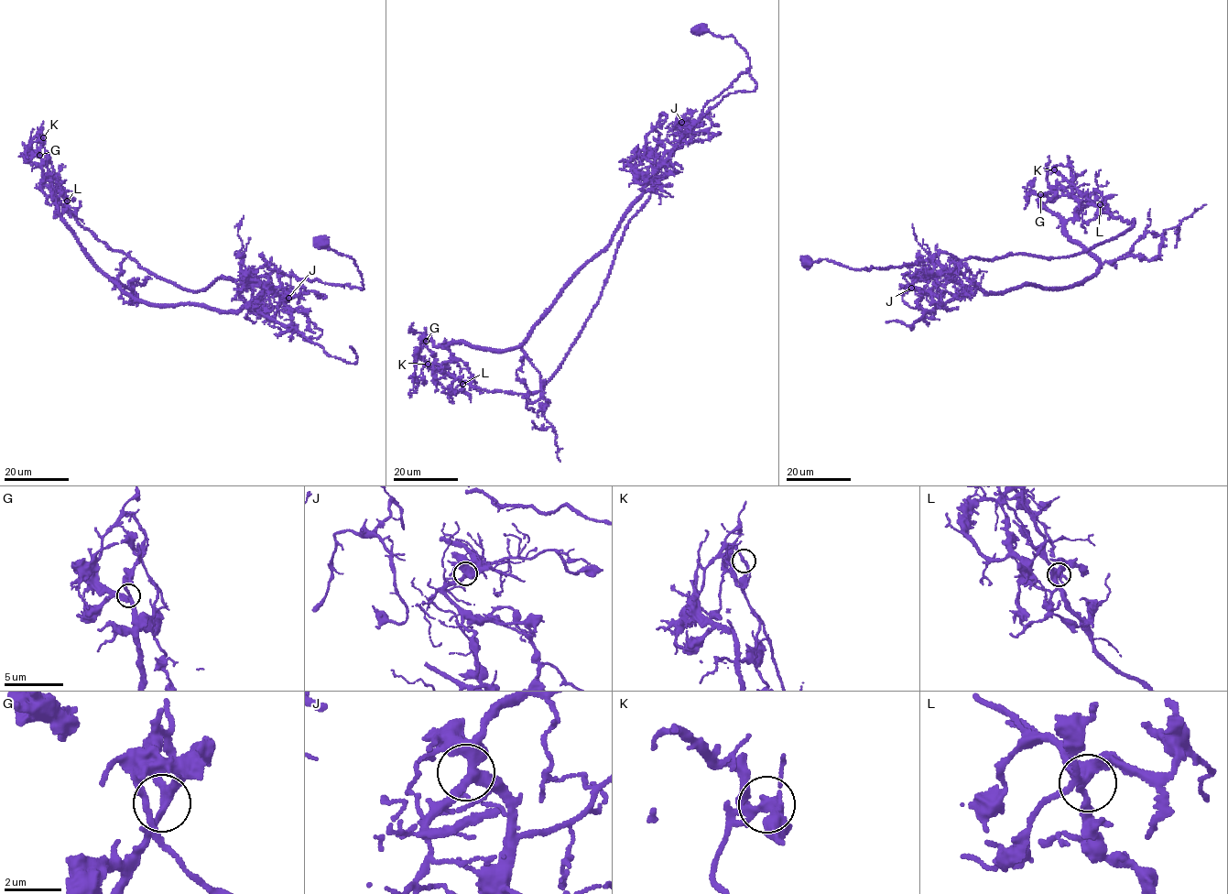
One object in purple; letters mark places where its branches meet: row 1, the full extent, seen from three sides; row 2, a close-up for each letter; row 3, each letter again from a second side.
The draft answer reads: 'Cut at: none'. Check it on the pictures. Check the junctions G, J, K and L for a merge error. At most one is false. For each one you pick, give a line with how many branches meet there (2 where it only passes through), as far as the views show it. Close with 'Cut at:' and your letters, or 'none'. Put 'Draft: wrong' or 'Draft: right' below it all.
K: Branches: 3
Cut at: K
Draft: wrong

